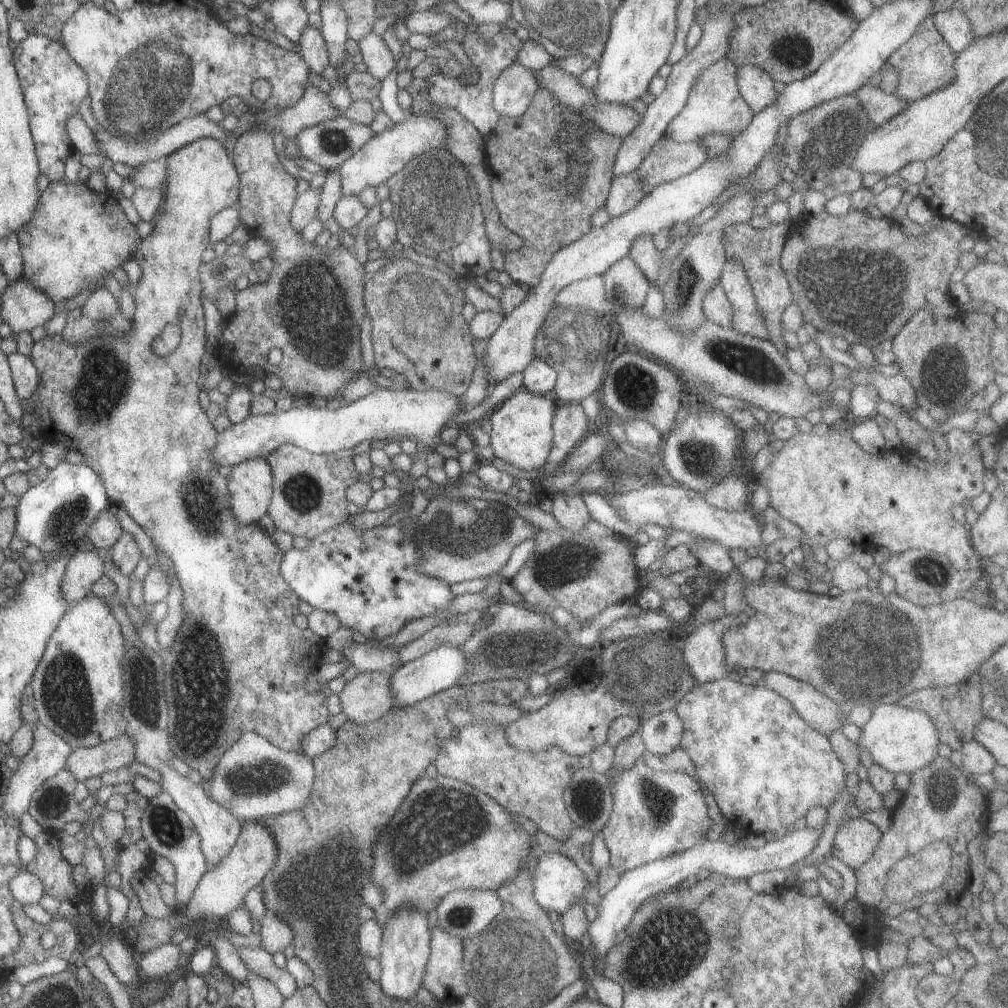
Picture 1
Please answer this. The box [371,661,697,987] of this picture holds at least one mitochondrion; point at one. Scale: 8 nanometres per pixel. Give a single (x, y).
(427, 831)

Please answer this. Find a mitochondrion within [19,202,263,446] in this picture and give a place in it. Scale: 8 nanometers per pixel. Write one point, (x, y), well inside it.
(104, 385)

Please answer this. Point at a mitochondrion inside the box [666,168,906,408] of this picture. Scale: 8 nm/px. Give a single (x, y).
(732, 357)

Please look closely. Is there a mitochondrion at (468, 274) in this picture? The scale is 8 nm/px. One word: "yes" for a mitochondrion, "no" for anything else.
no

